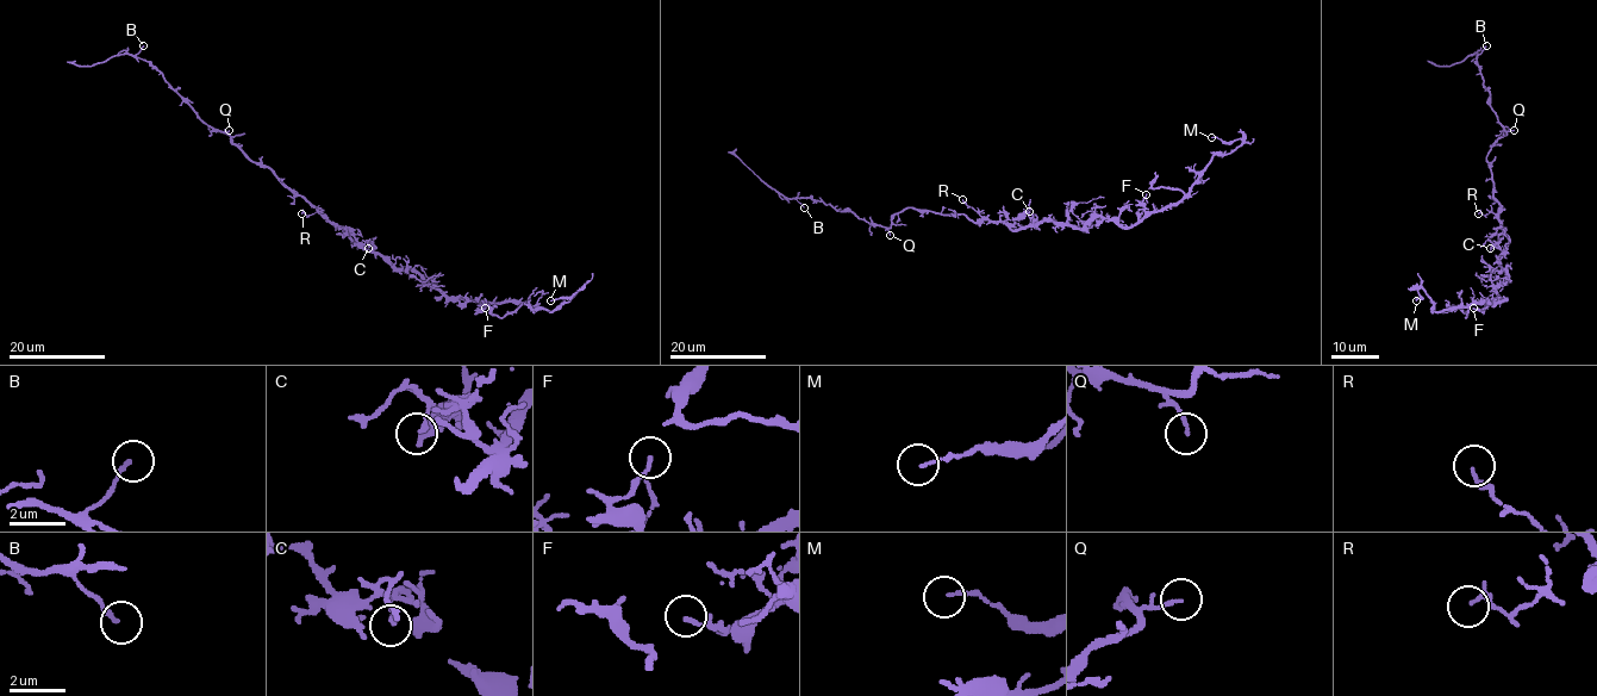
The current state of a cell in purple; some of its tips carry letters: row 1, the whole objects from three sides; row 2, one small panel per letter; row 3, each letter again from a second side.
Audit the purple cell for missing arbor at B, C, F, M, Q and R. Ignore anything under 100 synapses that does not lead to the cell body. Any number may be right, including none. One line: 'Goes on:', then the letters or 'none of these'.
Goes on: none of these

